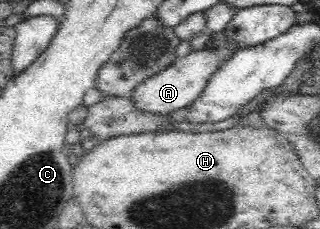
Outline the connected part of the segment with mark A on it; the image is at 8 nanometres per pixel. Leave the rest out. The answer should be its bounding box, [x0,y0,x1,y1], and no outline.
[128,32,238,117]

